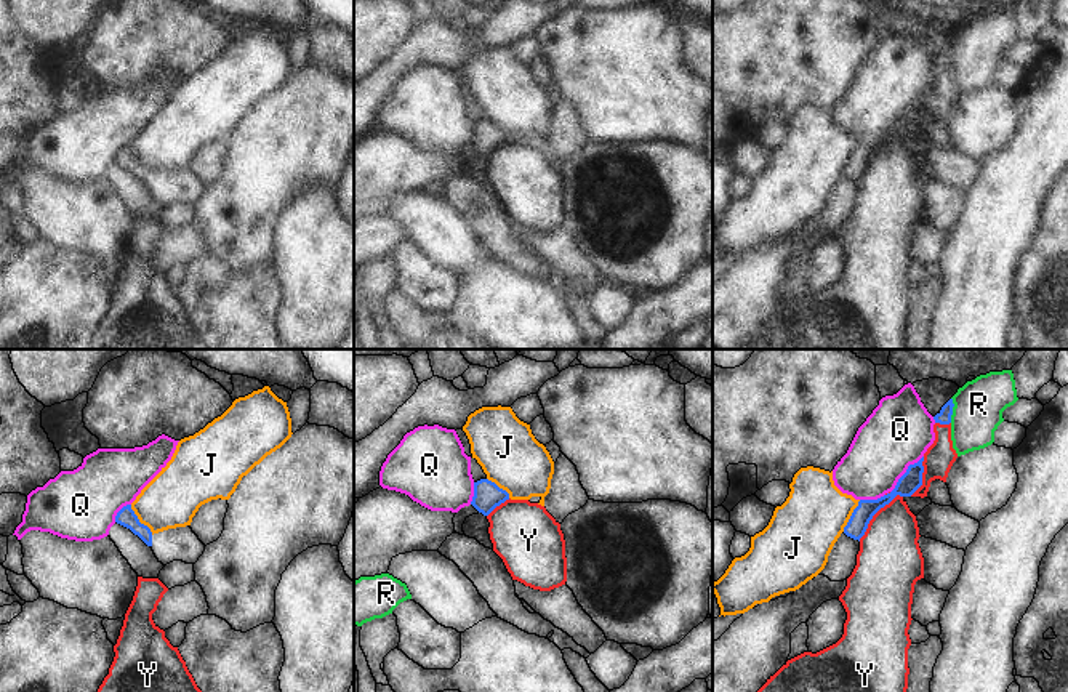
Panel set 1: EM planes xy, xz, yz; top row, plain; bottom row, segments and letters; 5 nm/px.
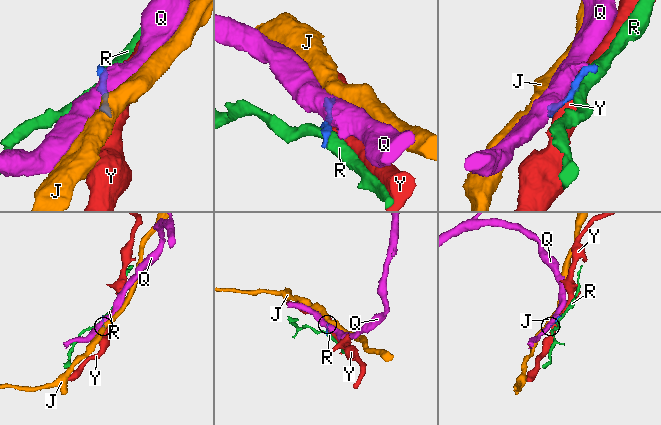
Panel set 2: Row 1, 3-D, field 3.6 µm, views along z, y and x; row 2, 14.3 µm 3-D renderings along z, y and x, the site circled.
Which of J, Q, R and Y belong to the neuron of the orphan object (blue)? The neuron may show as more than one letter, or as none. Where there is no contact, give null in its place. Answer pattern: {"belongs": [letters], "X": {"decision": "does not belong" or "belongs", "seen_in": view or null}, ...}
{"belongs": [], "J": {"decision": "does not belong", "seen_in": "xy"}, "Q": {"decision": "does not belong", "seen_in": "yz"}, "R": {"decision": "does not belong", "seen_in": "yz"}, "Y": {"decision": "does not belong", "seen_in": "yz"}}

